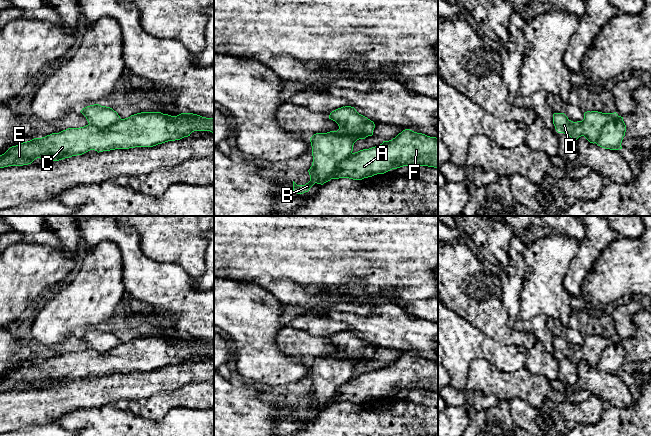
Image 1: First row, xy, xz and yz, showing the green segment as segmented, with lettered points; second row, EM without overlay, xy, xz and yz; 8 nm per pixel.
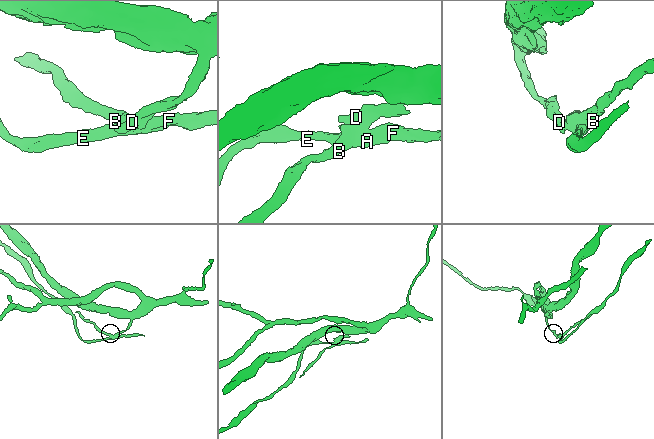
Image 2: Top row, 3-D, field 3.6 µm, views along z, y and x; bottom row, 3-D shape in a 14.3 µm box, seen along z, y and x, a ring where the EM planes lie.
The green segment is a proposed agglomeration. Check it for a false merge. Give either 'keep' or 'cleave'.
cleave

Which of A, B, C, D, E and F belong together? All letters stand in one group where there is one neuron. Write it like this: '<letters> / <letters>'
A C E F / B D

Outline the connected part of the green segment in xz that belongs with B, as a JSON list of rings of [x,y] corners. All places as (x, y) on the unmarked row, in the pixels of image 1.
[[[351,330],[332,335],[329,343],[335,345],[339,353],[316,357],[310,362],[313,380],[308,394],[310,405],[305,409],[297,409],[293,405],[293,416],[297,418],[308,416],[315,407],[323,409],[330,405],[338,388],[352,378],[354,367],[372,360],[375,352],[373,345]]]

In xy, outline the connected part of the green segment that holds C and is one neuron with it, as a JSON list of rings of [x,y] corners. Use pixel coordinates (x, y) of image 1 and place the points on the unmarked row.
[[[141,336],[104,353],[88,348],[12,370],[0,379],[0,392],[28,389],[37,382],[59,385],[90,374],[99,377],[153,371],[188,361],[194,355],[214,357],[214,342],[193,337],[171,340],[161,336]]]

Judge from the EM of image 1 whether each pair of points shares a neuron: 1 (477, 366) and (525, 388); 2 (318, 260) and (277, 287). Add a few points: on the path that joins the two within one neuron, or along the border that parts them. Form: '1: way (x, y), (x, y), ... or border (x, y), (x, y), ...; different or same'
1: way (489, 378), (501, 385), (513, 385); same
2: border (265, 277), (288, 279), (296, 284), (311, 286); different

